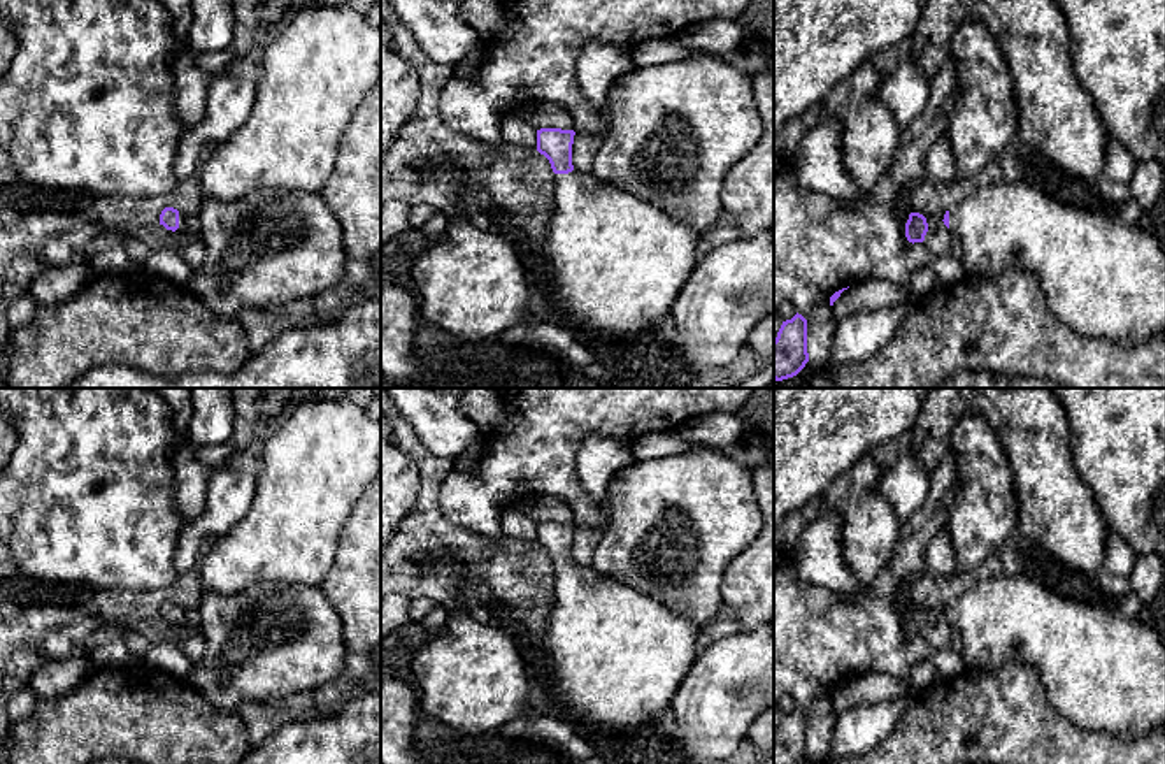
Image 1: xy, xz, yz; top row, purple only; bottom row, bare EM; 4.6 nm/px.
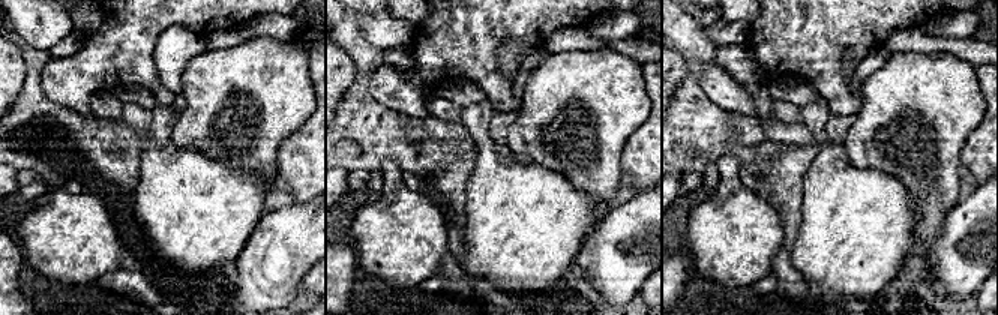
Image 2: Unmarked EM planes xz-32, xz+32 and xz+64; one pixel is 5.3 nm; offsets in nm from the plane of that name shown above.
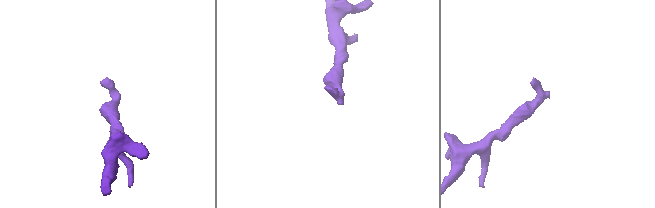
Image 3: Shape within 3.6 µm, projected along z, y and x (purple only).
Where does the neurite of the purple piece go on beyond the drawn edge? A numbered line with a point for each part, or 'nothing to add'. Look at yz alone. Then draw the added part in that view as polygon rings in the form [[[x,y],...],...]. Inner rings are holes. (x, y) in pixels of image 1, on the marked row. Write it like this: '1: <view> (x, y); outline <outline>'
1: yz (1106, 280); outline [[[998,179],[974,188],[949,211],[949,230],[961,241],[965,274],[997,276],[1011,269],[1032,272],[1058,318],[1079,334],[1118,342],[1165,335],[1165,251],[1140,225],[1121,225],[1104,213],[1063,204],[1023,179]]]

